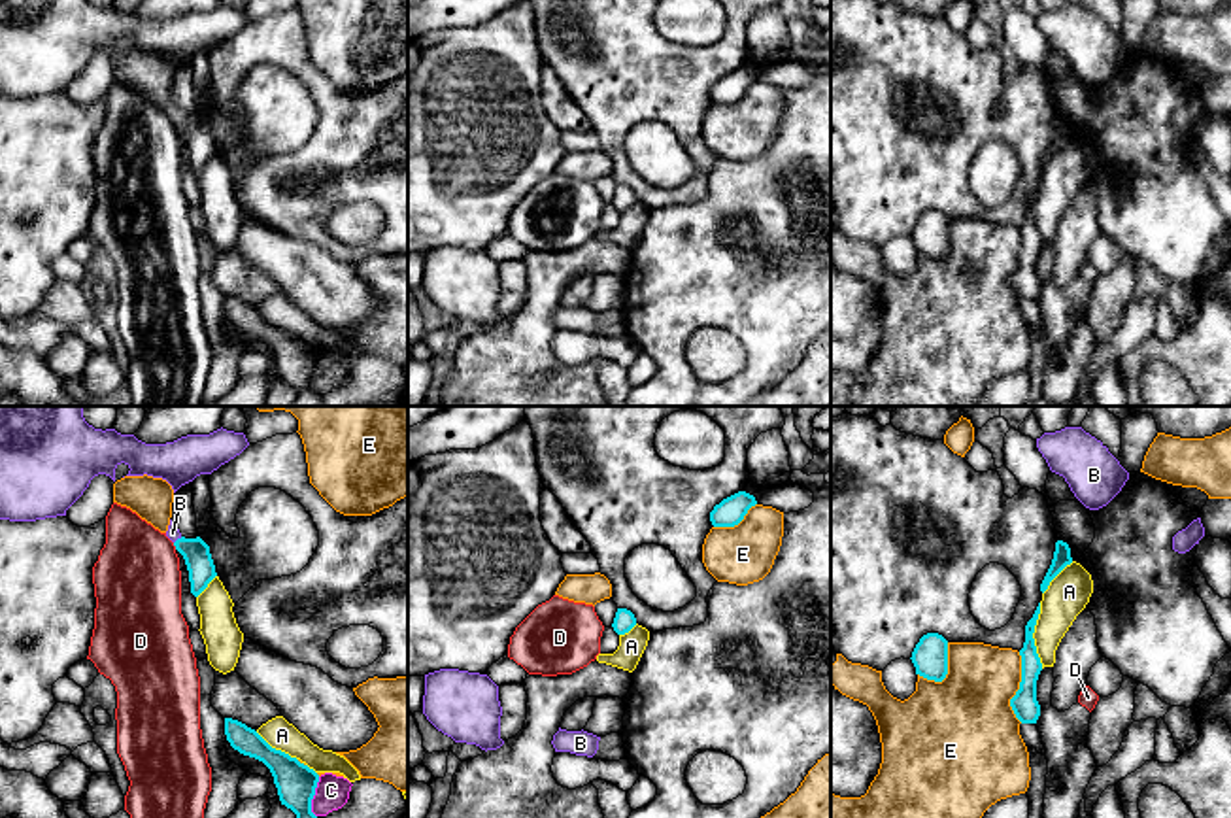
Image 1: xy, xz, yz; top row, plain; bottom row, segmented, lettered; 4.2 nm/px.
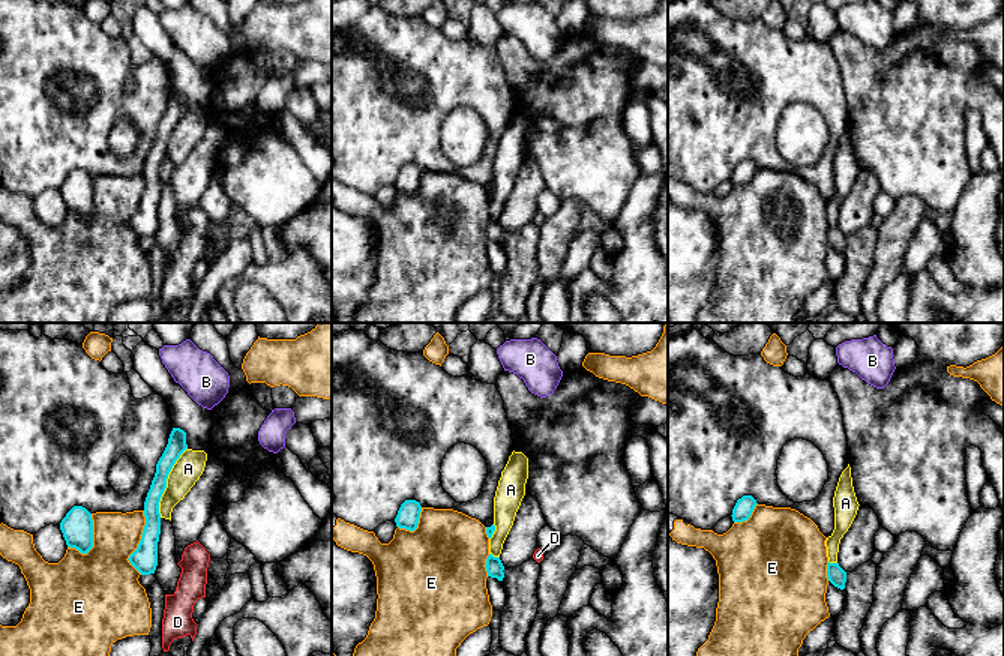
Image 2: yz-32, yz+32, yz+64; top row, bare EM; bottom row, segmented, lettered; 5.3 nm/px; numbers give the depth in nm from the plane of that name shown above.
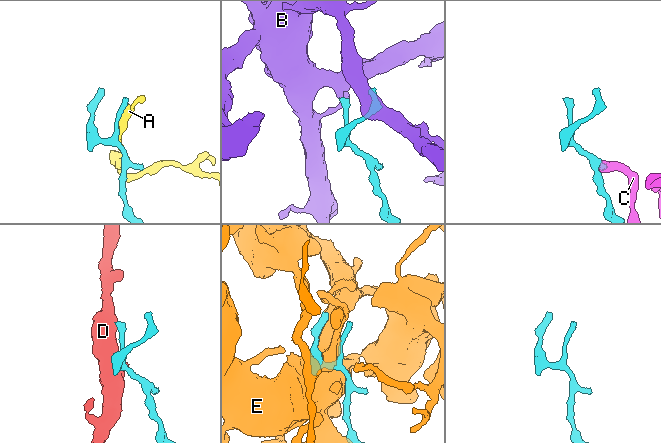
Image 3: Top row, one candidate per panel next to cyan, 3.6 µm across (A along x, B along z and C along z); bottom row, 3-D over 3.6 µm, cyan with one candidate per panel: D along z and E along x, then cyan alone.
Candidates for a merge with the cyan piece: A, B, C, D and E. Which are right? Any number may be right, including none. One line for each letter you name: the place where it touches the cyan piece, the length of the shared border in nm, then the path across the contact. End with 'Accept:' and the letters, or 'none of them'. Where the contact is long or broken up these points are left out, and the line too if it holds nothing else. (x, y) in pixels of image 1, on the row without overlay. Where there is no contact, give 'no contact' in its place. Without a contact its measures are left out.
B: xy (178, 116) | 50 nm | across xy (197, 133), (178, 116), (172, 110)
Accept: B

